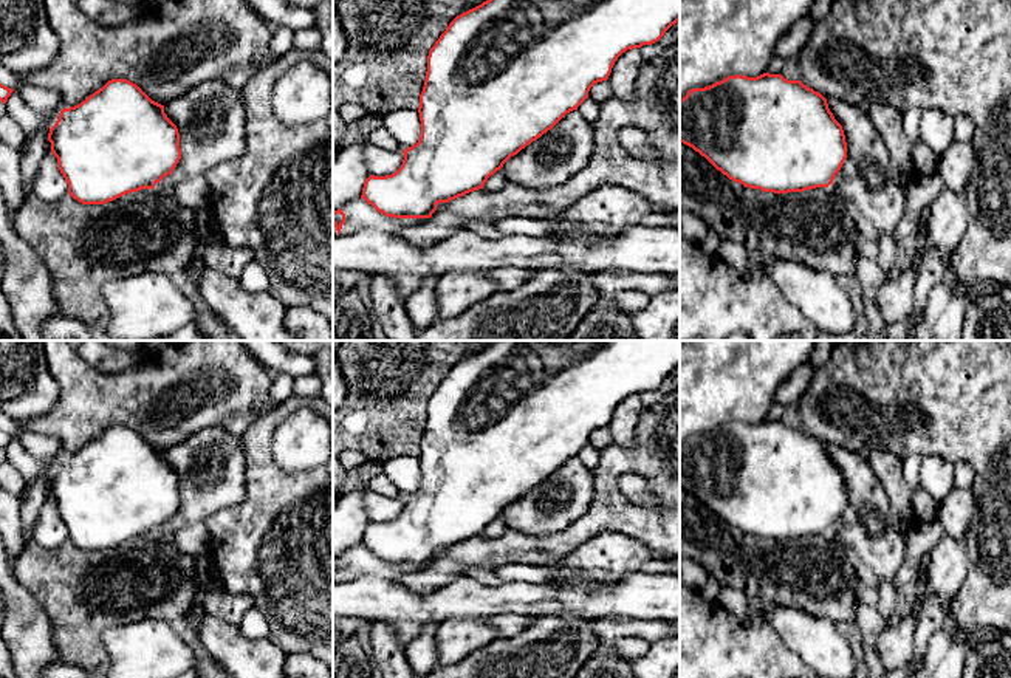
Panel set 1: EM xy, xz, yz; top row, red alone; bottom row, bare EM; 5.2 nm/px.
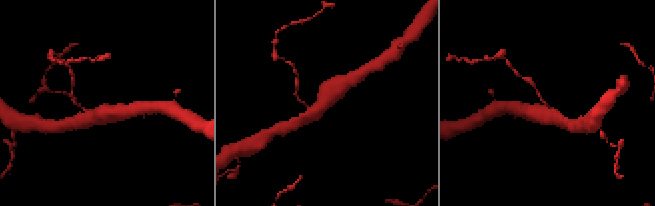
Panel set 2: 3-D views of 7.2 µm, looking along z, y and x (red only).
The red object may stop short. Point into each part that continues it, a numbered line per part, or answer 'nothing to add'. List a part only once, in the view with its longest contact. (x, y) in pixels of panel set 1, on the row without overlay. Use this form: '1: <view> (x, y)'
nothing to add

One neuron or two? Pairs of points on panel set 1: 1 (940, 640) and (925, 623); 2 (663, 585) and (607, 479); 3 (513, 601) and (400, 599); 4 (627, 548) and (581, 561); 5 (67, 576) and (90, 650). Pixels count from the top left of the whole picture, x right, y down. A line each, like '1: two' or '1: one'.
1: two
2: two
3: one
4: one
5: one

